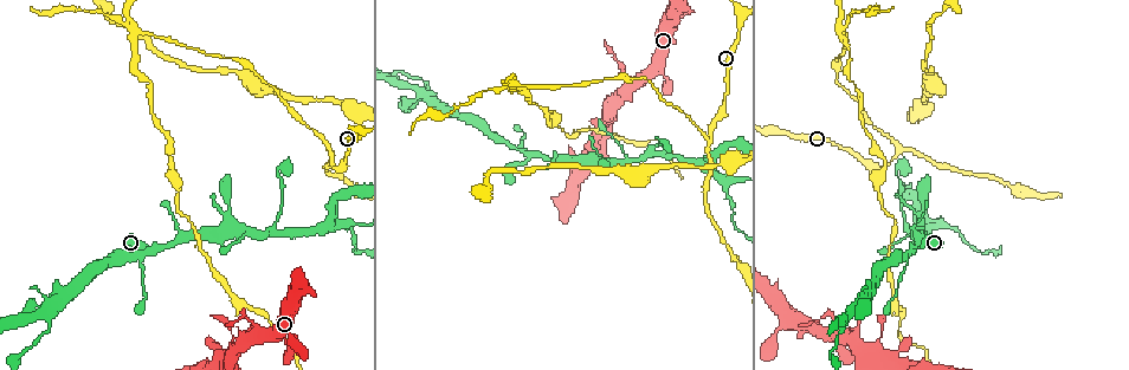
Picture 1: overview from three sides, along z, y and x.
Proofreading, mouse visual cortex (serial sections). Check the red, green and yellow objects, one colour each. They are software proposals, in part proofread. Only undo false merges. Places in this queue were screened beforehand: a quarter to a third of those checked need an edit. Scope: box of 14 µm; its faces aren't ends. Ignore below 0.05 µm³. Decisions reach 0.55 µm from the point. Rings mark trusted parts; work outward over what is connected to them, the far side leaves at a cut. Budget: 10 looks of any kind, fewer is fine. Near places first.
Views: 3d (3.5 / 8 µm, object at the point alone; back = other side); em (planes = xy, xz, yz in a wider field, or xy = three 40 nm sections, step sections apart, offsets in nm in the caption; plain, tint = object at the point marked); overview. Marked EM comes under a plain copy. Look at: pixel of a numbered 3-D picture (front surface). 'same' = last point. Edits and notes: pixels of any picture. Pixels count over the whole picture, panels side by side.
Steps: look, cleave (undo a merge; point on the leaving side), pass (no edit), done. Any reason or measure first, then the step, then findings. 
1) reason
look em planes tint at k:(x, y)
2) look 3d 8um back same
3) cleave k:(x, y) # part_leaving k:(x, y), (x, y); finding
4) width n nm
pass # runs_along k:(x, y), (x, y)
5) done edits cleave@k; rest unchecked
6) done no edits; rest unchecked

branch point
look 3d 3.5um at 1:(710, 139)

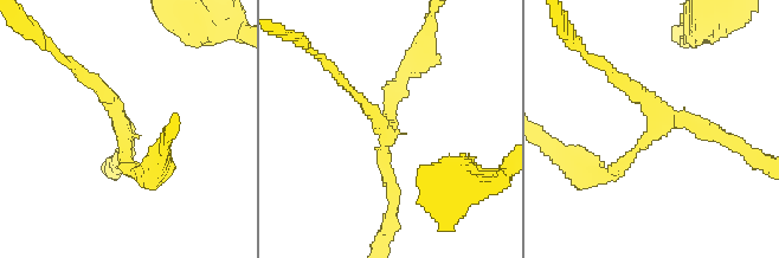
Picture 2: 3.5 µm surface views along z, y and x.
arms 3; arm_widths 150, 200, 200 nm; shape alone is not enough
look em planes tint at 2:(120, 122)

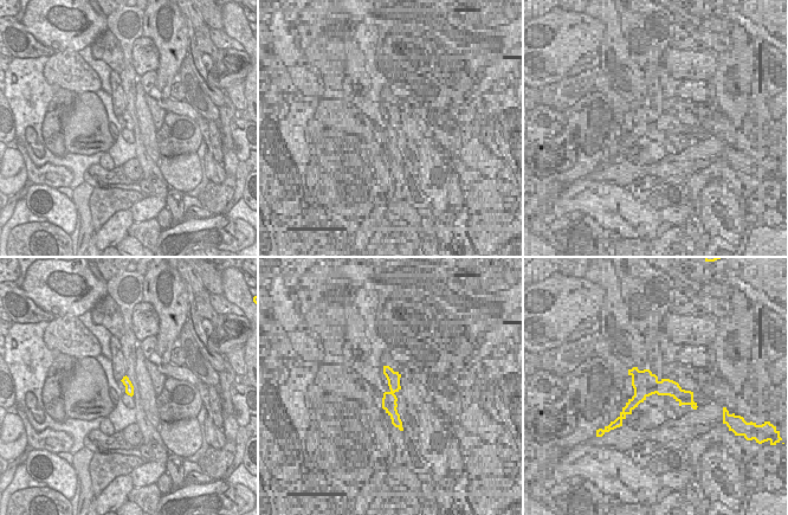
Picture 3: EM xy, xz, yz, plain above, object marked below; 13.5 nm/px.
look em xy step 1 tint same

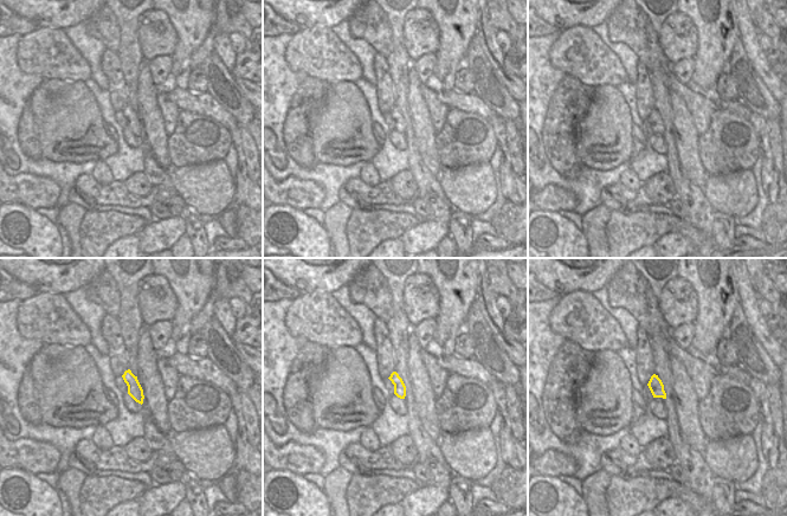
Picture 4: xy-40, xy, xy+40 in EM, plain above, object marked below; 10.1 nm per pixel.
pass # continuous, no second cell

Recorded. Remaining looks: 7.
four or more arms meet
look 3d 3.5um at 1:(519, 86)

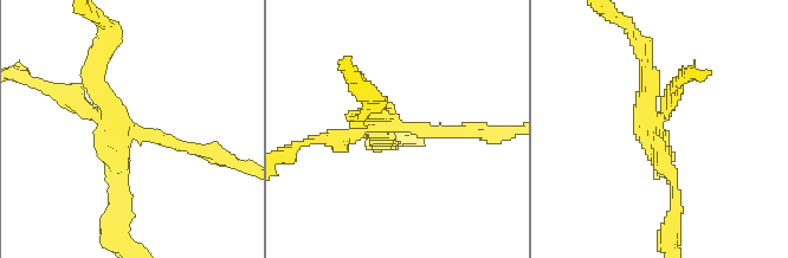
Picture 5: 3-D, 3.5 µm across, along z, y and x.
look em xy step 5 tint at 5:(655, 130)

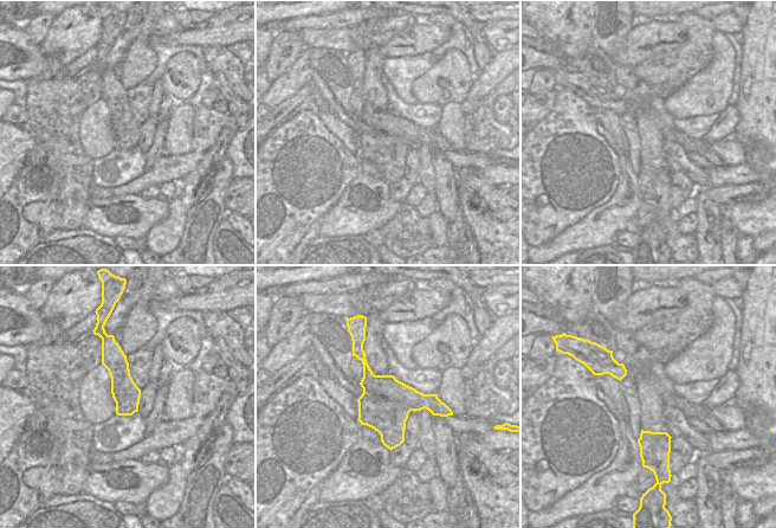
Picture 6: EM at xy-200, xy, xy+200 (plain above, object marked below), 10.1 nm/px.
another direction
look em planes tint same

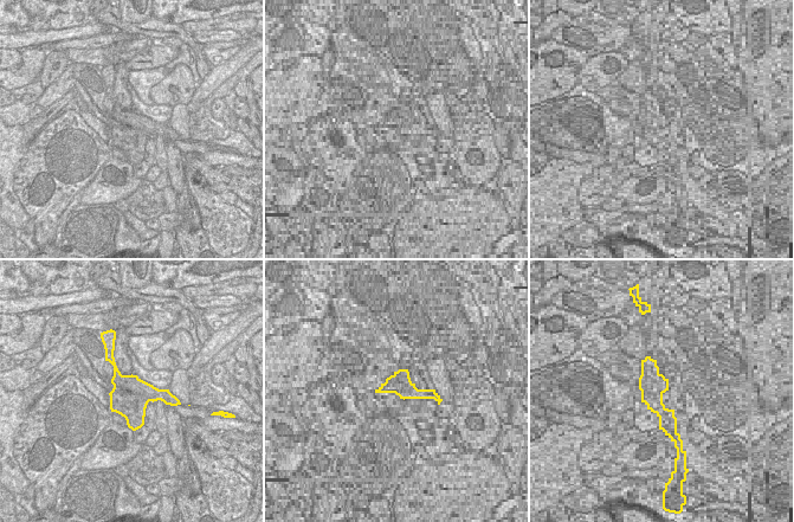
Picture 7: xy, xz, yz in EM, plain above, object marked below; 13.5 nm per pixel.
arm_widths 150, 150, 200, 200 nm
cleave 5:(98, 77) # a second cell is stuck on

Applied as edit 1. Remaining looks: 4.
thick turns thin
look 3d 3.5um back at 1:(915, 251)

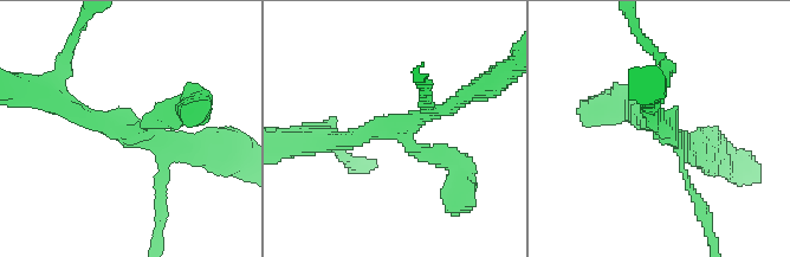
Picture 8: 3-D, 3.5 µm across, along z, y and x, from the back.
arms 4; arm_widths 100, 200, 250, 300 nm; shape alone is not enough
look em xy step 1 tint at 8:(657, 130)

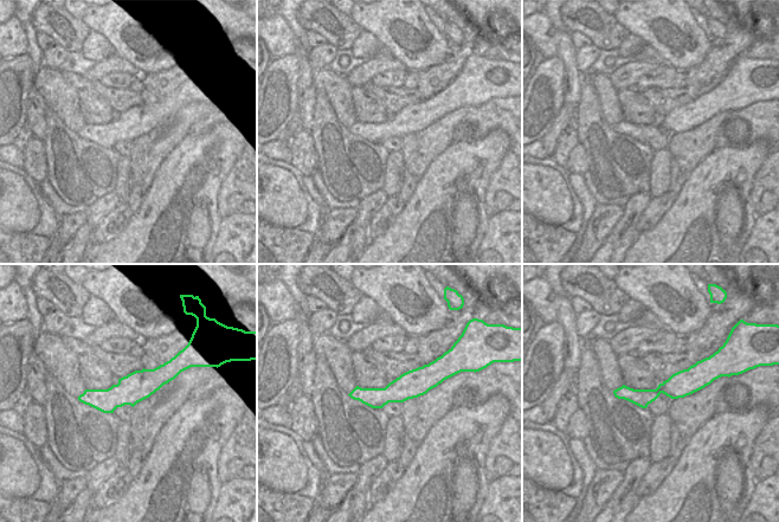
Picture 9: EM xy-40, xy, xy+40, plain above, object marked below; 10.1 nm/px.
width 280 nm
pass # runs_along 9:(171, 375), (113, 398), (82, 398); one cell here

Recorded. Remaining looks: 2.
small branch off a trunk
look 3d 3.5um at 1:(47, 309)

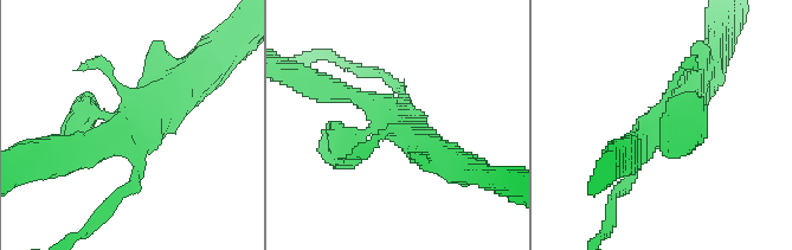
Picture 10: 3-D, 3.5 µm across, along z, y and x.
now the EM
look em xy step 5 tint at 10:(123, 128)

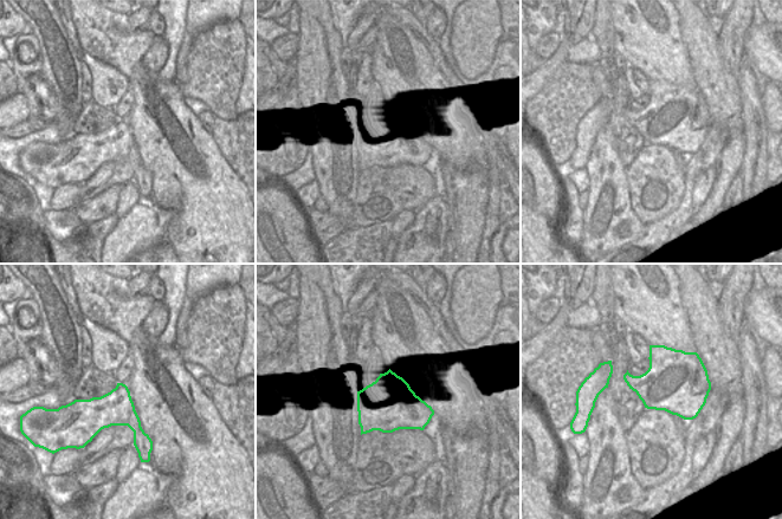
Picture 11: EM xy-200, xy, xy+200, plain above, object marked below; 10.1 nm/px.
width 550 nm
pass # runs_along 10:(179, 78), (124, 133), (63, 155); one cell here

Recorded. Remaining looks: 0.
done edits cleave@5; rest unchecked

